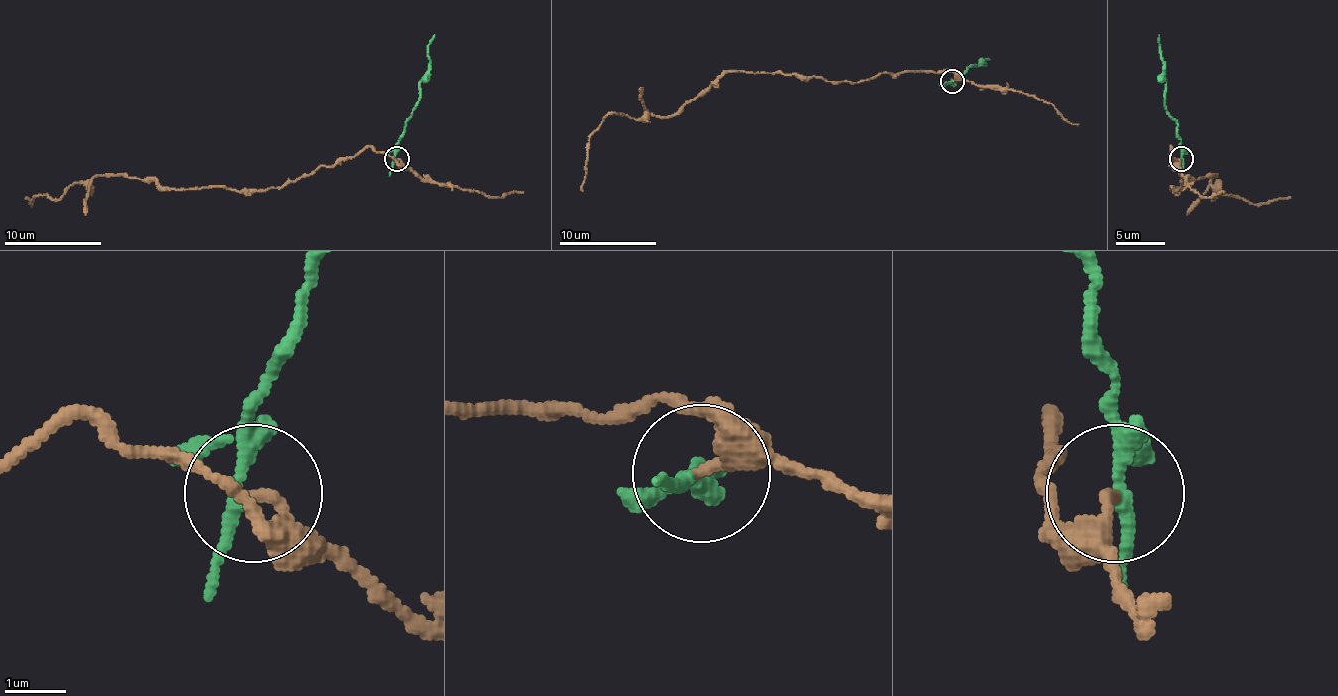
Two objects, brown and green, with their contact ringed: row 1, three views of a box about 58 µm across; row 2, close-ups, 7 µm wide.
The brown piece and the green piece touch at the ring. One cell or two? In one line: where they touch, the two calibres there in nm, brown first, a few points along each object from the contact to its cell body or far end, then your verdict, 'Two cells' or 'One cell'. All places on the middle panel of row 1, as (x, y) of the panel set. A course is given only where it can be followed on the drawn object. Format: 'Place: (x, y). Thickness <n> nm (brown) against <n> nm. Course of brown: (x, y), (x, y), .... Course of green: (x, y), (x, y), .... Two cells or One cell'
Place: (952, 81). Thickness 240 nm (brown) against 160 nm. Course of brown: (951, 82), (946, 70), (888, 72), (864, 82), (722, 72), (669, 116), (610, 114), (588, 140), (583, 191). Course of green: (951, 82), (971, 65), (990, 60). Two cells

